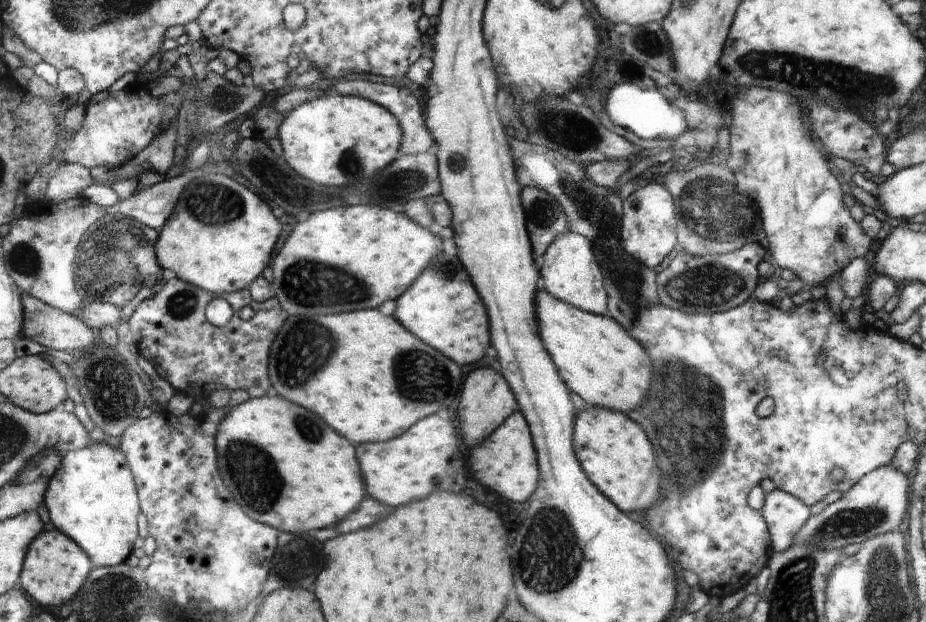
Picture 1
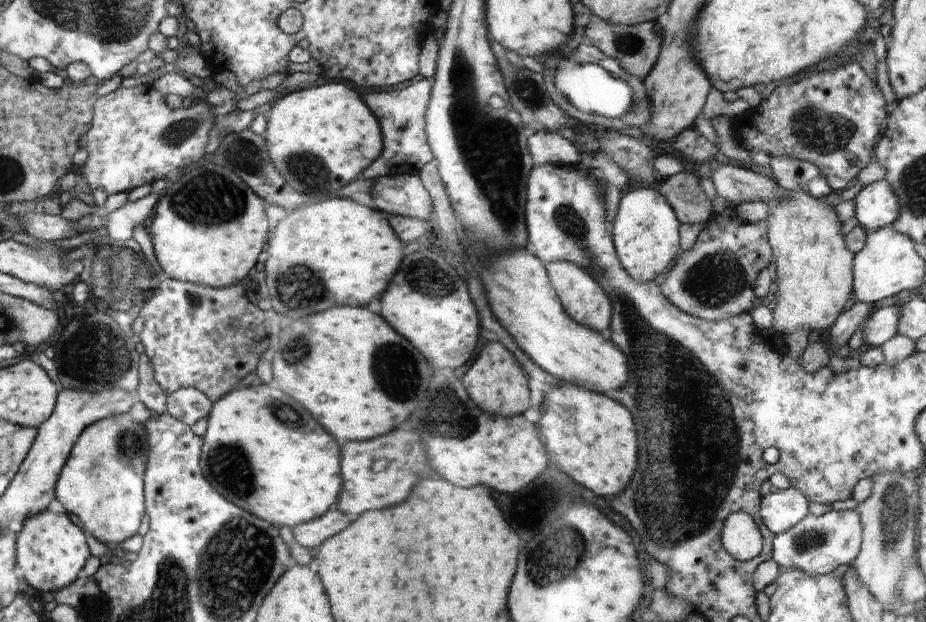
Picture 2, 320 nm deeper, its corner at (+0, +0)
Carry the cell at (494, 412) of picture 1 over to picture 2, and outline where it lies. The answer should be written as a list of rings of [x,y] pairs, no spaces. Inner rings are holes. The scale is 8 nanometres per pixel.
[[[488,341],[461,379],[474,404],[479,405],[485,413],[504,418],[517,417],[530,408],[530,390],[520,367],[500,341]]]

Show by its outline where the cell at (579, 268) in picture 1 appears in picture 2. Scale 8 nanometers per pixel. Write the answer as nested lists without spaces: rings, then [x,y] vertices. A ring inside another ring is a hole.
[[[554,261],[545,263],[547,272],[552,272],[552,284],[556,284],[555,291],[560,292],[560,300],[564,300],[564,308],[576,316],[576,322],[586,324],[588,328],[596,328],[596,332],[604,332],[604,336],[610,336],[611,301],[601,284],[595,280],[586,270],[570,261]]]

